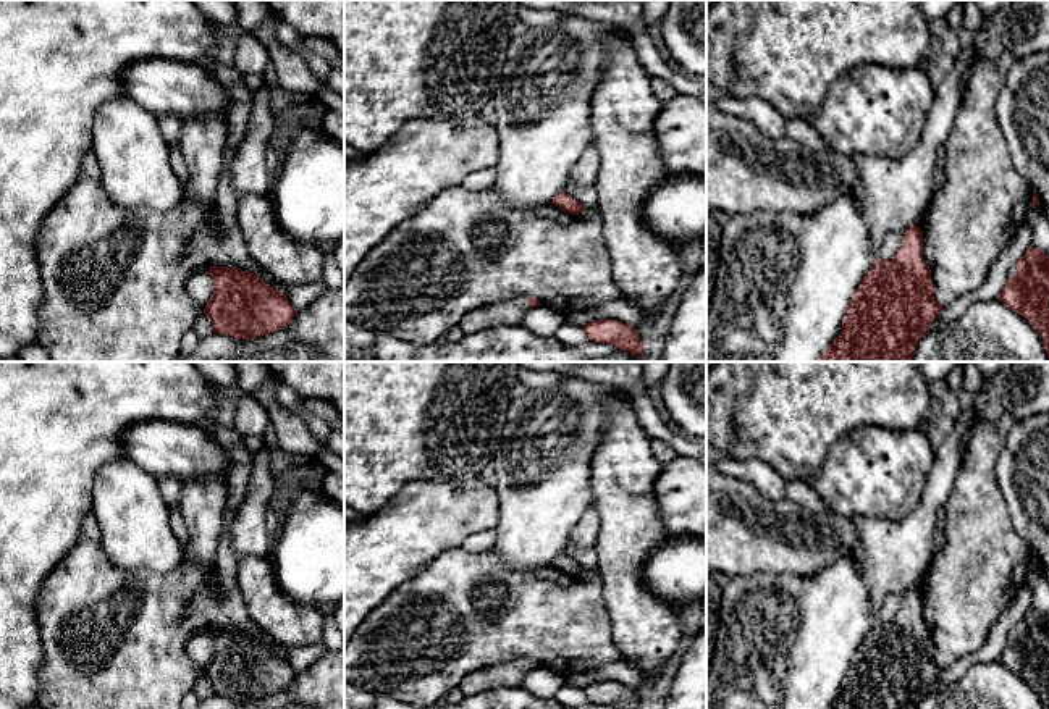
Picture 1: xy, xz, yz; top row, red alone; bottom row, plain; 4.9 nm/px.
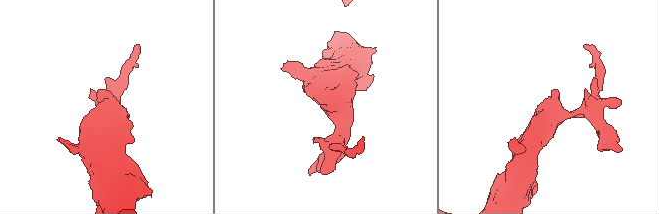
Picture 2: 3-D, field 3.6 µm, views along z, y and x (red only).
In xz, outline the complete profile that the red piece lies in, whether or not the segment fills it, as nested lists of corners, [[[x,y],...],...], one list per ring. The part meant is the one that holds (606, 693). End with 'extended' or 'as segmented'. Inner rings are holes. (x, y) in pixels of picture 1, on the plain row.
[[[595,682],[582,690],[593,704],[611,706],[614,709],[645,709],[637,691],[617,682]]] | as segmented

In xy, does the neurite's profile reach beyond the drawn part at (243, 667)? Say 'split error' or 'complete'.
complete

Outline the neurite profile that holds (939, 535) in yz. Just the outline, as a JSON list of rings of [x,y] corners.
[[[942,507],[942,509],[937,510],[937,515],[936,515],[933,559],[942,551],[944,543],[946,543],[946,510]]]

